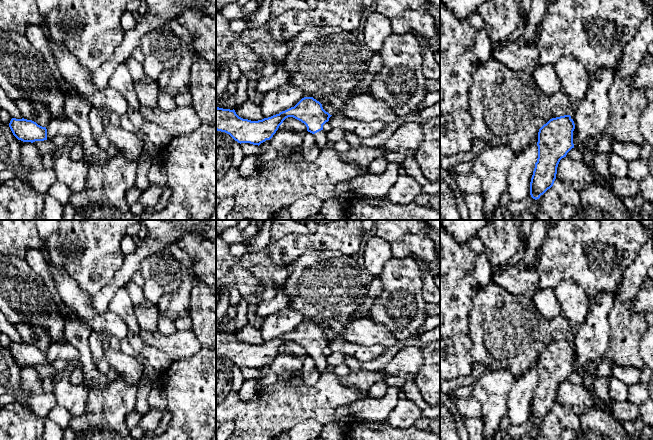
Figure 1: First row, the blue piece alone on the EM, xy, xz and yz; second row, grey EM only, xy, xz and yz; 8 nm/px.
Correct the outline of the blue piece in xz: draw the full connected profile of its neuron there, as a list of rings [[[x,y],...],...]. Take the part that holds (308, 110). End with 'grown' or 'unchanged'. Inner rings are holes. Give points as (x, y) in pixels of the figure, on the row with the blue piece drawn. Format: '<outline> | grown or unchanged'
[[[304,97],[294,107],[258,121],[243,119],[234,109],[217,107],[216,130],[229,134],[240,144],[250,143],[259,146],[273,137],[286,118],[293,117],[306,125],[307,131],[314,135],[317,146],[323,149],[330,144],[323,125],[331,116],[313,97]]] | grown

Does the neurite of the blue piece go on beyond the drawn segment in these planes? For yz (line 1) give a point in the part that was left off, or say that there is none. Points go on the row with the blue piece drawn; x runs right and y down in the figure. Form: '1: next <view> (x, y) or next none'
1: next none

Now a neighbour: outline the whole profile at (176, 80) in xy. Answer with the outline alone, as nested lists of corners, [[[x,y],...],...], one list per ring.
[[[179,39],[180,43],[182,44],[182,60],[181,62],[174,68],[170,70],[166,70],[160,74],[160,76],[155,80],[158,85],[159,91],[163,91],[168,93],[169,95],[175,97],[179,93],[185,92],[189,90],[190,87],[190,72],[191,66],[194,60],[194,53],[189,48],[189,46],[182,43]]]

